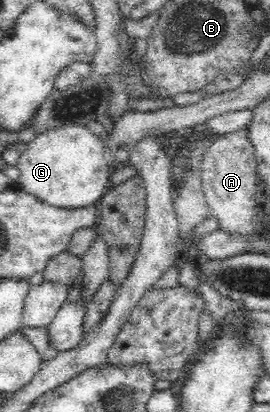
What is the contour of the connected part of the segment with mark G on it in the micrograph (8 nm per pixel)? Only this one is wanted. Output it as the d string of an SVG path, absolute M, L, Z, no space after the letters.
M67 124L61 127L53 127L47 129L35 137L27 144L26 149L20 153L18 164L19 187L23 191L35 196L41 202L49 203L55 207L87 207L92 204L99 203L101 197L109 191L110 187L110 171L113 167L109 166L105 161L105 144L102 142L101 136L97 136L87 128L86 125Z

